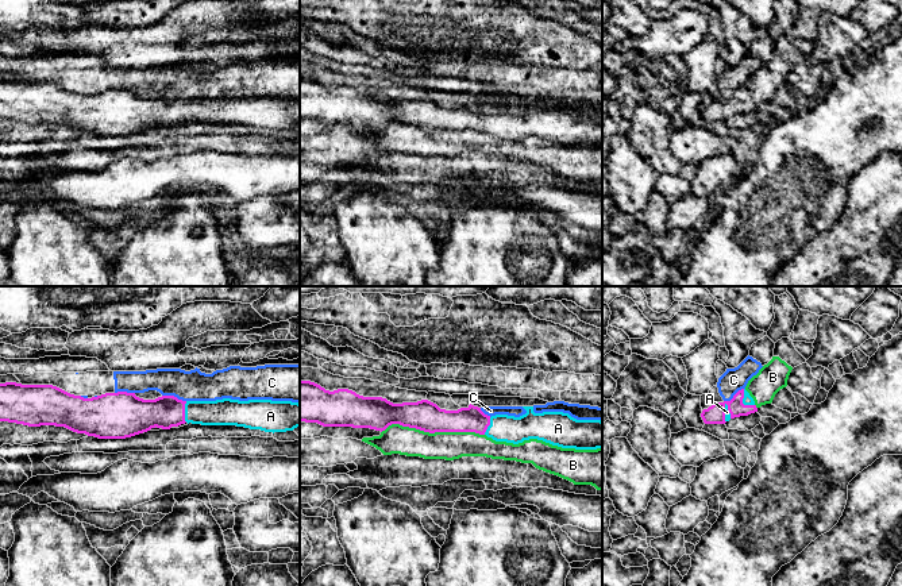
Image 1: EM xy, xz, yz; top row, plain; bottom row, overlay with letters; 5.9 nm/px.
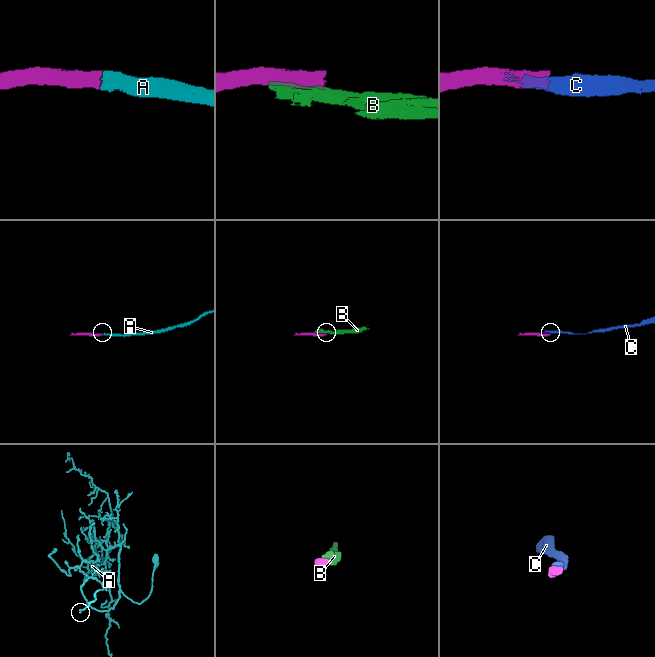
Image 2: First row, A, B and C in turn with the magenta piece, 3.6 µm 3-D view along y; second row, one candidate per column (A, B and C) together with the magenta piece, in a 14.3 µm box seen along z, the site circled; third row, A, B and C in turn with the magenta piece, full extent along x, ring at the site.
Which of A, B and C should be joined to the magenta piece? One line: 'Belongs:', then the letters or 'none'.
Belongs: A

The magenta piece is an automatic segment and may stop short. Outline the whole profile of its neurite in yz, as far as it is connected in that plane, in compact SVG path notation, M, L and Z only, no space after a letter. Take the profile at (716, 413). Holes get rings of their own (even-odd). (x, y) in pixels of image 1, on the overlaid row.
M745 389L739 390L731 401L716 402L704 409L701 417L705 424L725 424L731 419L758 412L753 398Z

